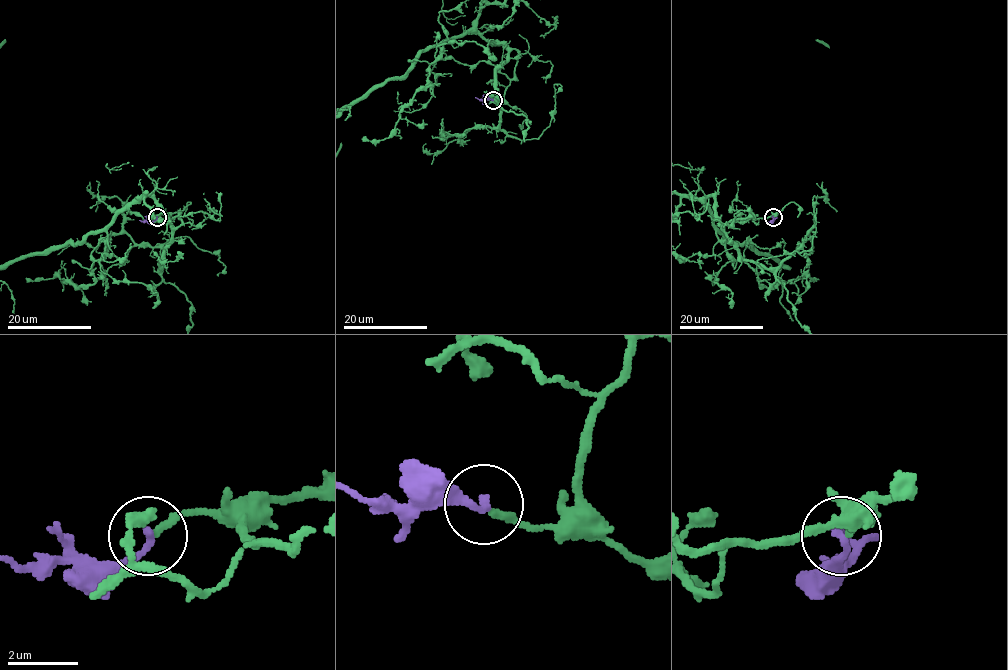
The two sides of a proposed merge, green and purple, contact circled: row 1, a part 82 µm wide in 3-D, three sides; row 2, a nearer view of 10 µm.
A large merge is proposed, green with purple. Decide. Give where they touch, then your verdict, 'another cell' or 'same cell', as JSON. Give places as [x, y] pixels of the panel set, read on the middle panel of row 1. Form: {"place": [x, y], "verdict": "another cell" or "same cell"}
{"place": [493, 100], "verdict": "same cell"}

